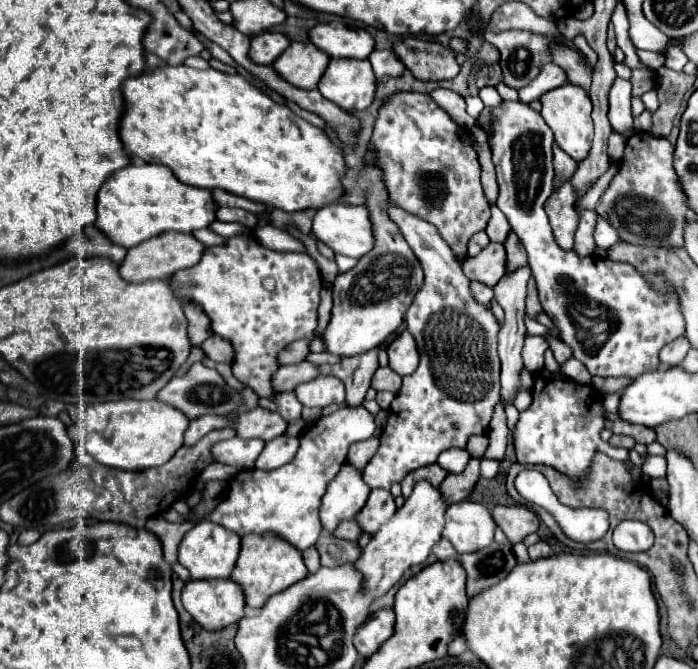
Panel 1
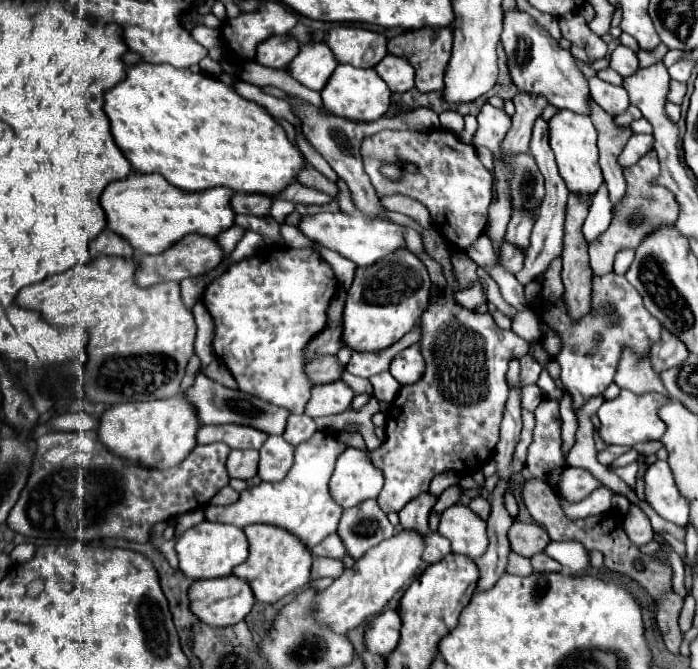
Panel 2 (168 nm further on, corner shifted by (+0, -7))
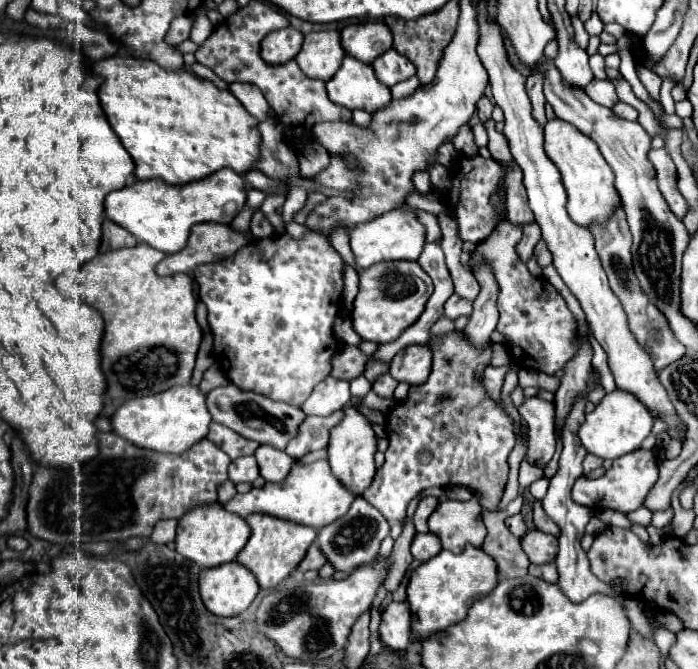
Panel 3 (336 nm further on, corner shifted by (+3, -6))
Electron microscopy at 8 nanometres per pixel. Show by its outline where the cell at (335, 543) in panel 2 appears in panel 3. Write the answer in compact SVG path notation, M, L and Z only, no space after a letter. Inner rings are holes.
M310 546L304 560L298 564L296 572L306 572L306 570L320 570L326 564L324 554L318 550L318 546Z

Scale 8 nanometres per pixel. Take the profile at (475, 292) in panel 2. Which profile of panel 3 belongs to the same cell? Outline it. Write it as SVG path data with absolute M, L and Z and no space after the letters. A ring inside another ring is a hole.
M452 294L450 298L448 298L448 302L446 302L446 316L454 322L456 318L460 318L460 316L470 316L472 314L472 302L468 302L468 300L464 300L464 298L460 298L458 294Z

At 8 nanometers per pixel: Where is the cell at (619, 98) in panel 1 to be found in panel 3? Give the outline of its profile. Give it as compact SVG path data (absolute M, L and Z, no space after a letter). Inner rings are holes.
M592 80L586 90L584 90L594 102L602 104L602 106L608 106L612 108L616 102L618 102L618 96L616 96L616 90L614 90L614 84L610 80Z

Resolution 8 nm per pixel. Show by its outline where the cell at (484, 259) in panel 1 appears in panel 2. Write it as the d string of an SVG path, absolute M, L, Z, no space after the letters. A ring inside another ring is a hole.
M503 243L501 255L499 255L499 263L501 263L503 269L507 269L509 273L515 275L523 267L523 257L525 257L525 253L521 249L517 249L517 247L509 245L509 243Z

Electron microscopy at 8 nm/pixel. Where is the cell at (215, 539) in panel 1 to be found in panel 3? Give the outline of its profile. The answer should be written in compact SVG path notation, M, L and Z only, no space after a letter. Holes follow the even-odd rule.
M204 504L188 510L182 518L178 518L178 534L176 534L176 552L196 562L200 568L214 568L224 562L236 560L238 552L246 546L250 538L250 526L238 514L224 510L224 504Z

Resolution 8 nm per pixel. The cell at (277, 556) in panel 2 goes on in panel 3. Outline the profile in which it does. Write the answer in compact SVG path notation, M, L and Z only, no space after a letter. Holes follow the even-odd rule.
M250 514L246 522L252 528L252 536L236 560L242 566L246 566L250 572L254 572L260 588L274 588L278 582L290 576L292 570L296 570L296 566L302 562L308 546L314 542L318 532L316 528L308 528L270 514Z

